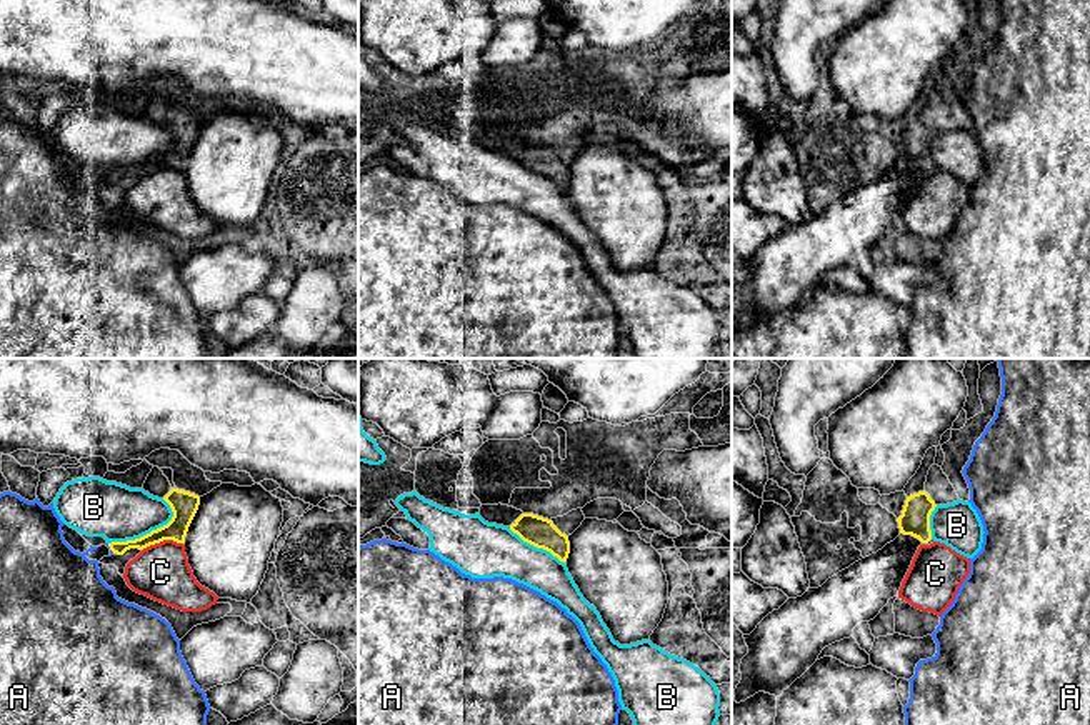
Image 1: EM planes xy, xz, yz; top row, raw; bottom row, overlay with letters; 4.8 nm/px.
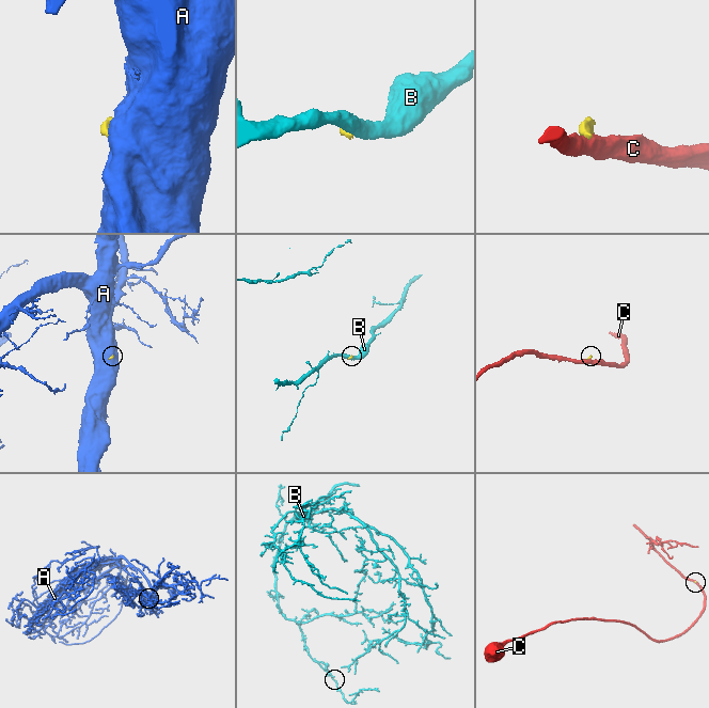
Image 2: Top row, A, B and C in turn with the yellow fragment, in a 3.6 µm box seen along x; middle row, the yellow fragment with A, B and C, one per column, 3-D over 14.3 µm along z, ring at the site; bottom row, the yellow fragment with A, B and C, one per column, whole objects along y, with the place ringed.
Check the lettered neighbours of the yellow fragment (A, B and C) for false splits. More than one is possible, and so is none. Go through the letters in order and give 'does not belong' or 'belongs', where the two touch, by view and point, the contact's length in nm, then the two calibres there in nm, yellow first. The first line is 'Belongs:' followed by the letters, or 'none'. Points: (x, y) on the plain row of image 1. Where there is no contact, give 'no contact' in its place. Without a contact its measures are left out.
Belongs: none
A: does not belong; contact xy (110, 175); length 60 nm; calibres 70 and 20 nm
B: does not belong; contact xy (147, 160); length 360 nm; calibres 130 and 280 nm
C: does not belong; contact xy (162, 167); length 200 nm; calibres 130 and 280 nm

